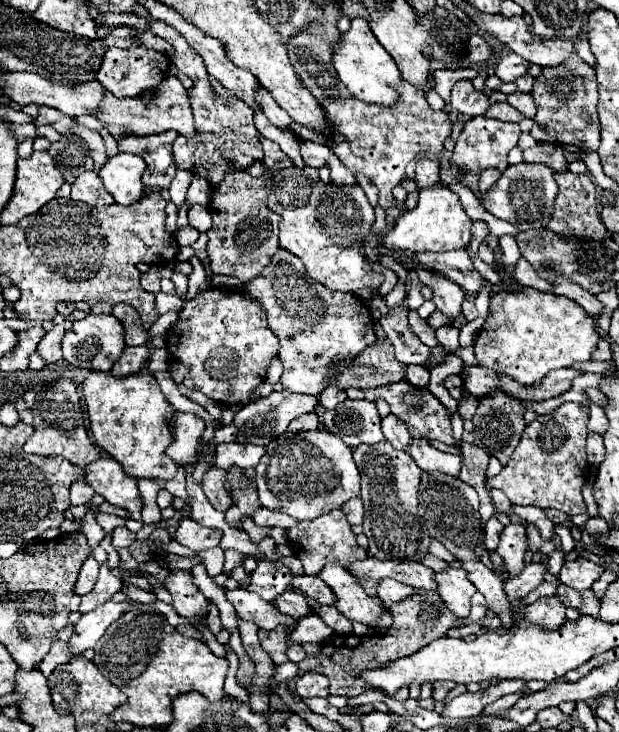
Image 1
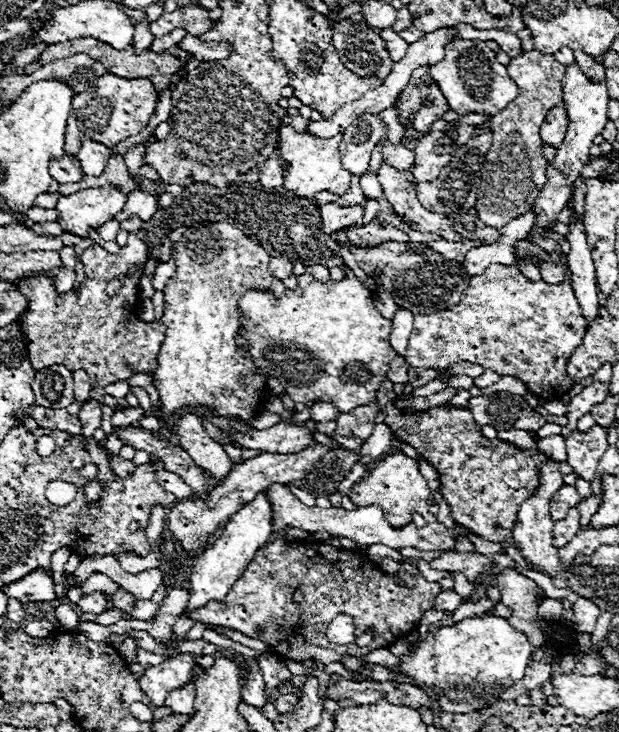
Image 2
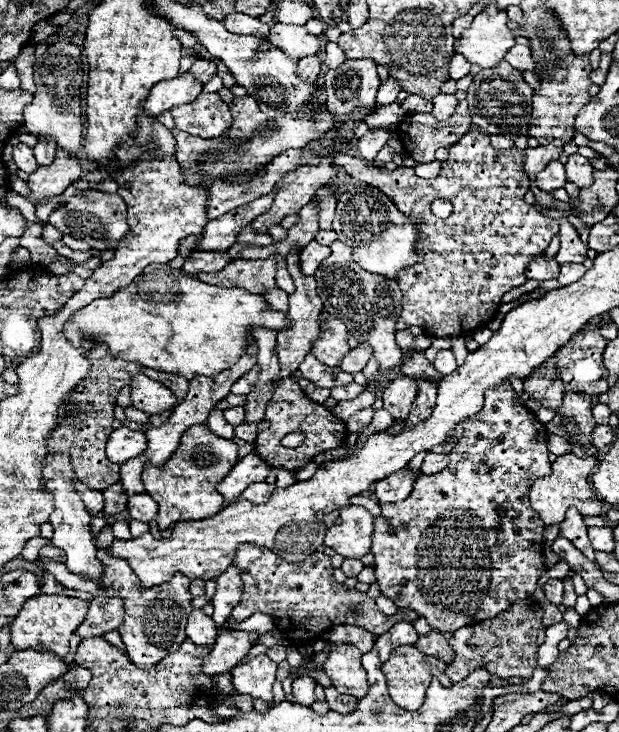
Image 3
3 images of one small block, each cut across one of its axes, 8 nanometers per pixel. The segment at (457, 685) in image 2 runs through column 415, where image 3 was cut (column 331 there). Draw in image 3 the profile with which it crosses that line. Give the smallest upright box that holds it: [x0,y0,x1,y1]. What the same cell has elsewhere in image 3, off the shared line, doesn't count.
[324,644,368,698]

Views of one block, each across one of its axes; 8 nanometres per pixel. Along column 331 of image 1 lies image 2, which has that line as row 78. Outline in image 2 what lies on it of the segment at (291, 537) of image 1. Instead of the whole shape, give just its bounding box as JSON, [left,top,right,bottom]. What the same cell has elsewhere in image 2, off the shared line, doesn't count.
[474,50,566,230]

